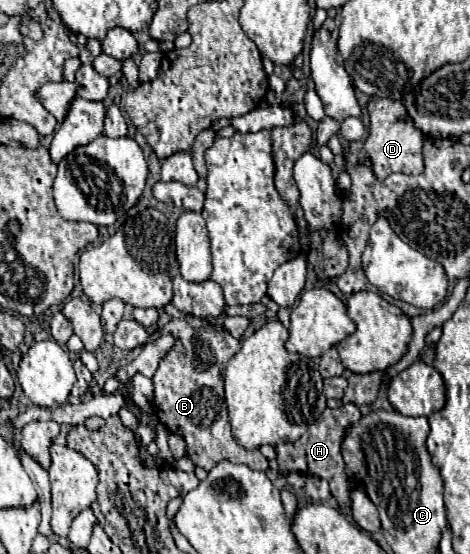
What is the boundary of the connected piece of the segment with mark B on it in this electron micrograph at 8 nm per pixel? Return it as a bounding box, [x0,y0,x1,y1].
[152,317,268,471]

